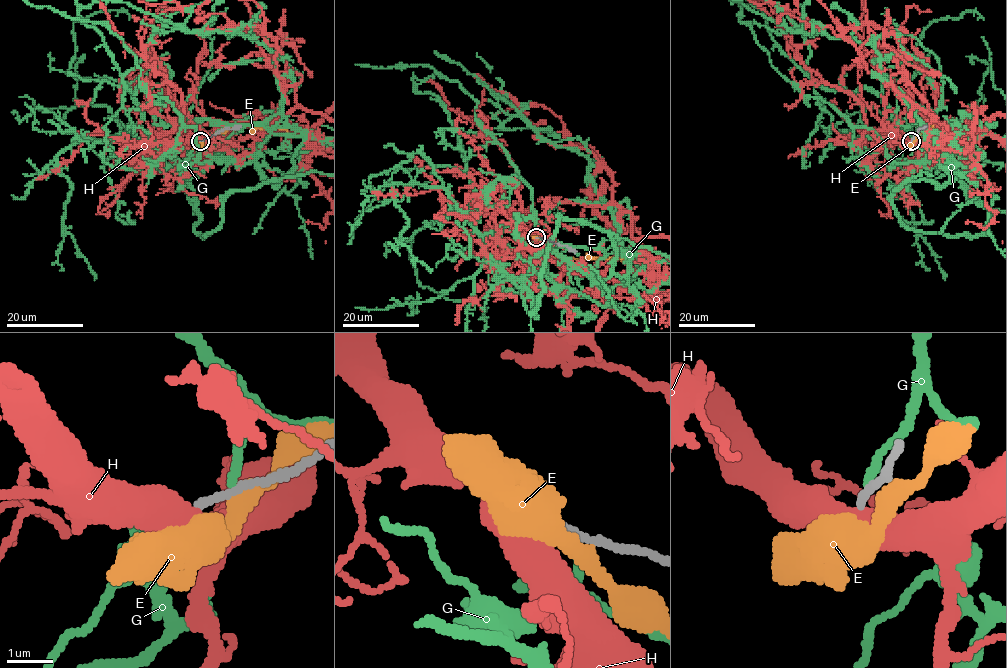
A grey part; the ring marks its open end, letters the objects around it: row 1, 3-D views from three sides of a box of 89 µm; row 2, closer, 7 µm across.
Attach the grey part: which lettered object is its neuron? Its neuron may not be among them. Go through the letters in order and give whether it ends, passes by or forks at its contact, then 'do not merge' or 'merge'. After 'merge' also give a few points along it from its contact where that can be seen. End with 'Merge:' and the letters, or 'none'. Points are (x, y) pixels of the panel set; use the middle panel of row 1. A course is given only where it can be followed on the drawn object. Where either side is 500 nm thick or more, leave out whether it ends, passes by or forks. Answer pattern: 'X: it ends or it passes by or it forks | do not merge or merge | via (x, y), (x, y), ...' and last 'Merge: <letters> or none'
E: it passes by | do not merge
G: it ends | do not merge
H: do not merge
Merge: none

